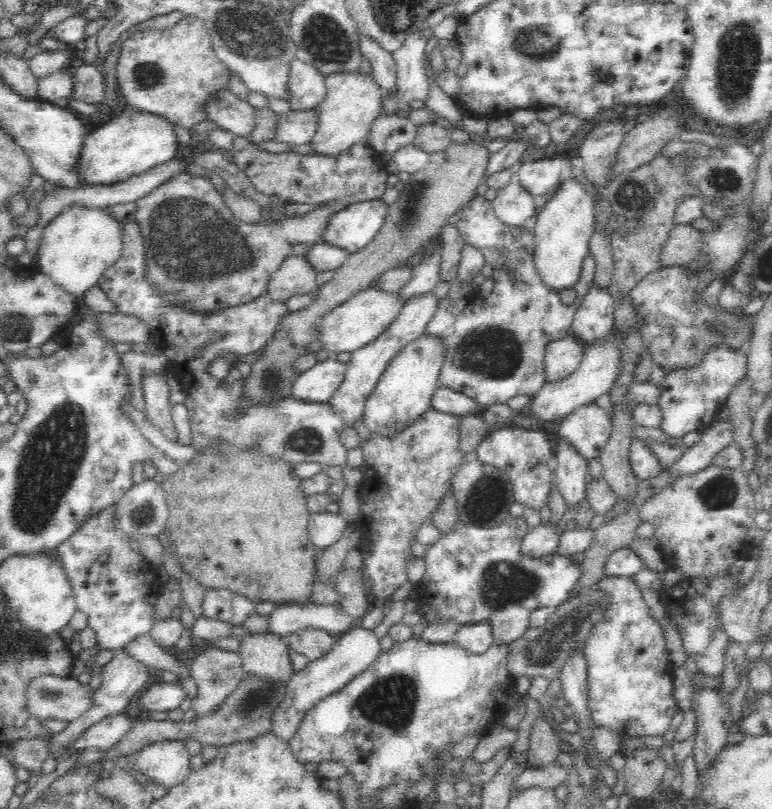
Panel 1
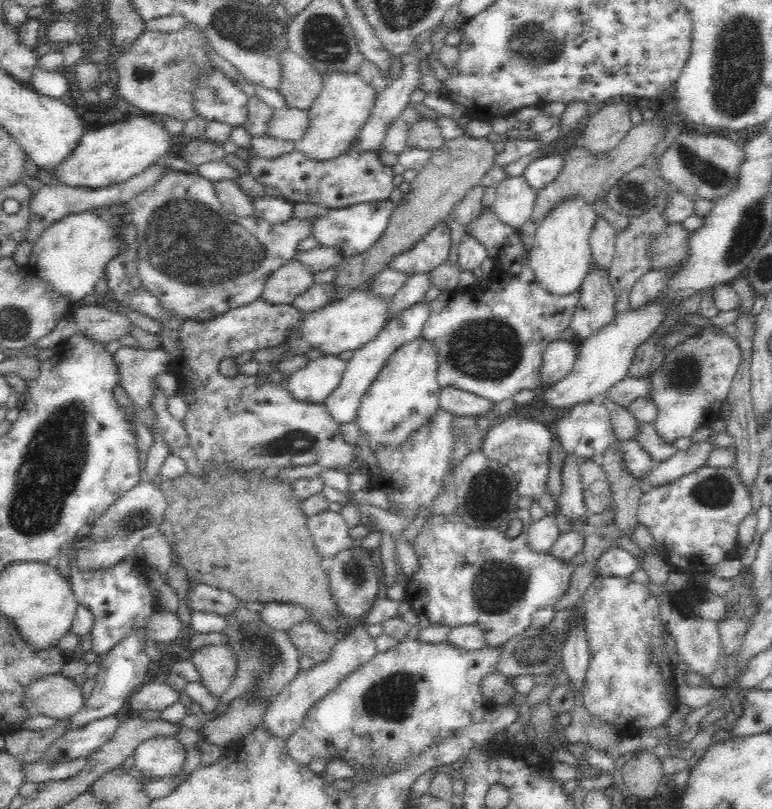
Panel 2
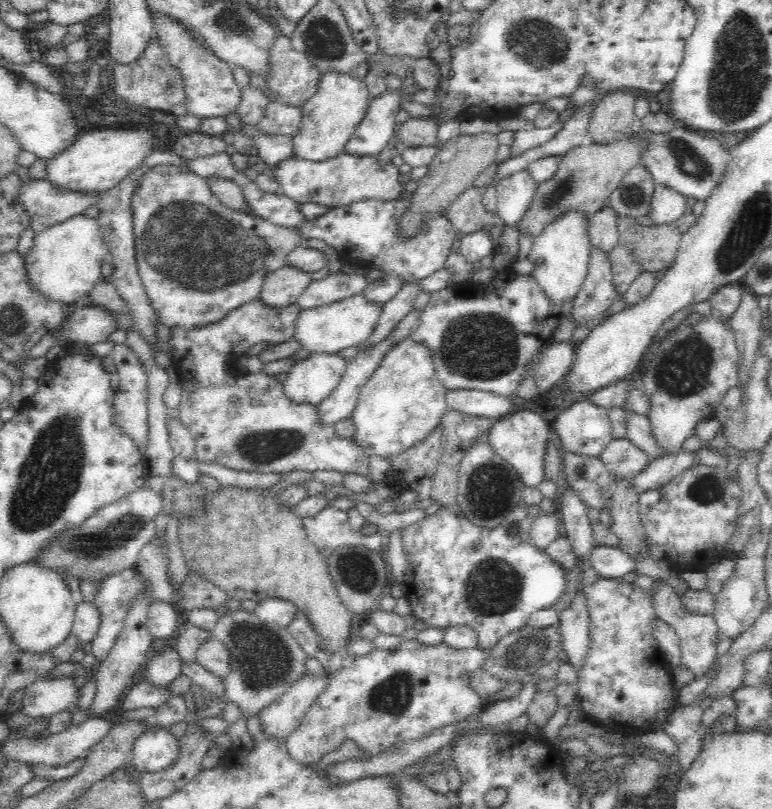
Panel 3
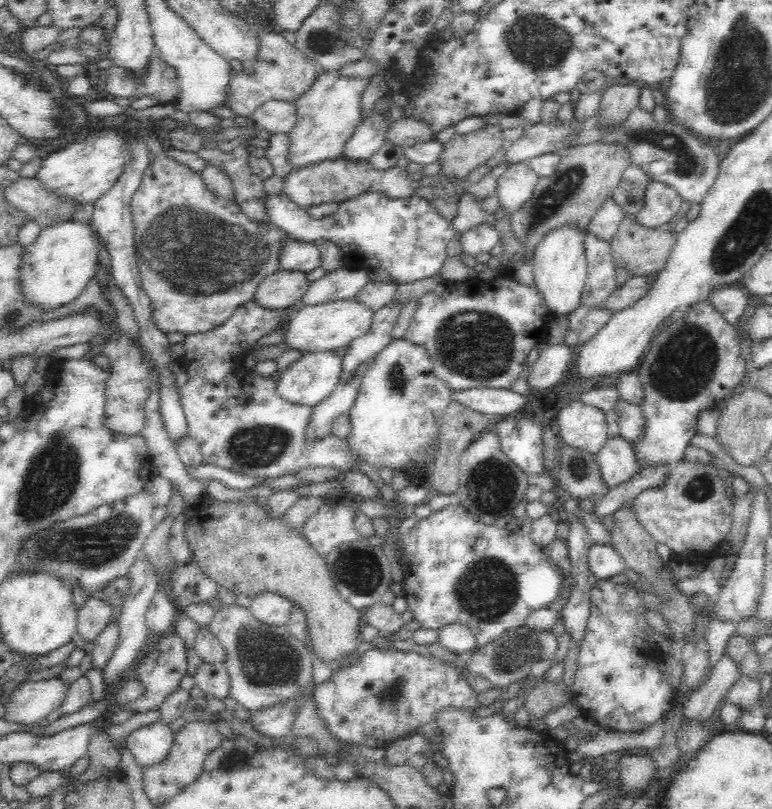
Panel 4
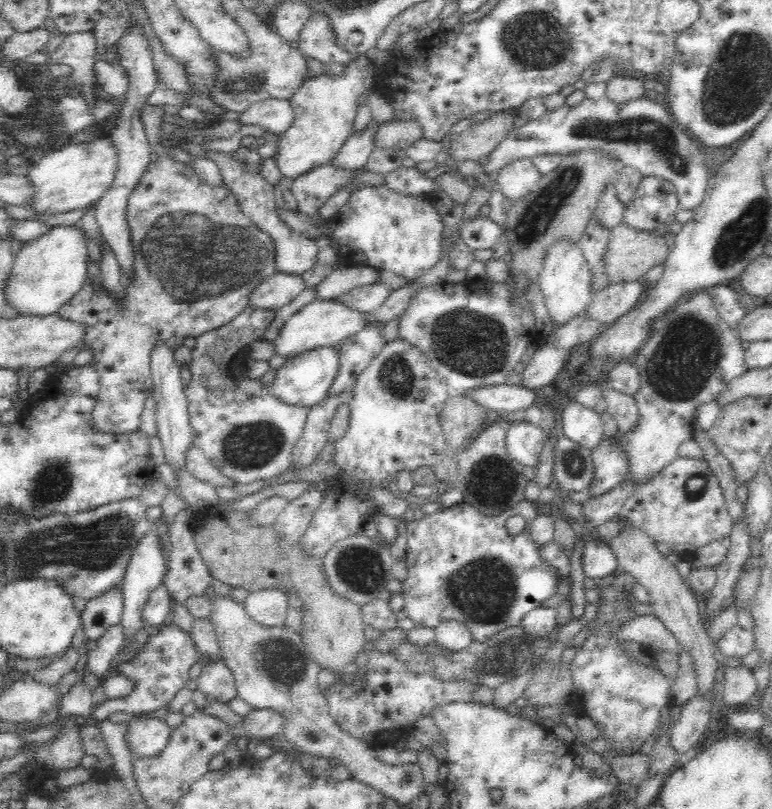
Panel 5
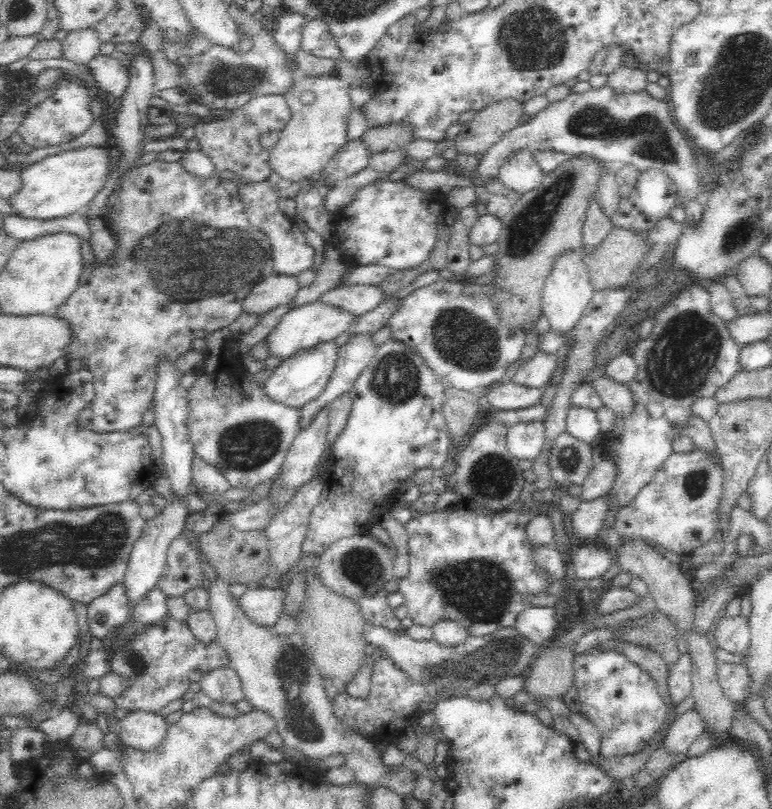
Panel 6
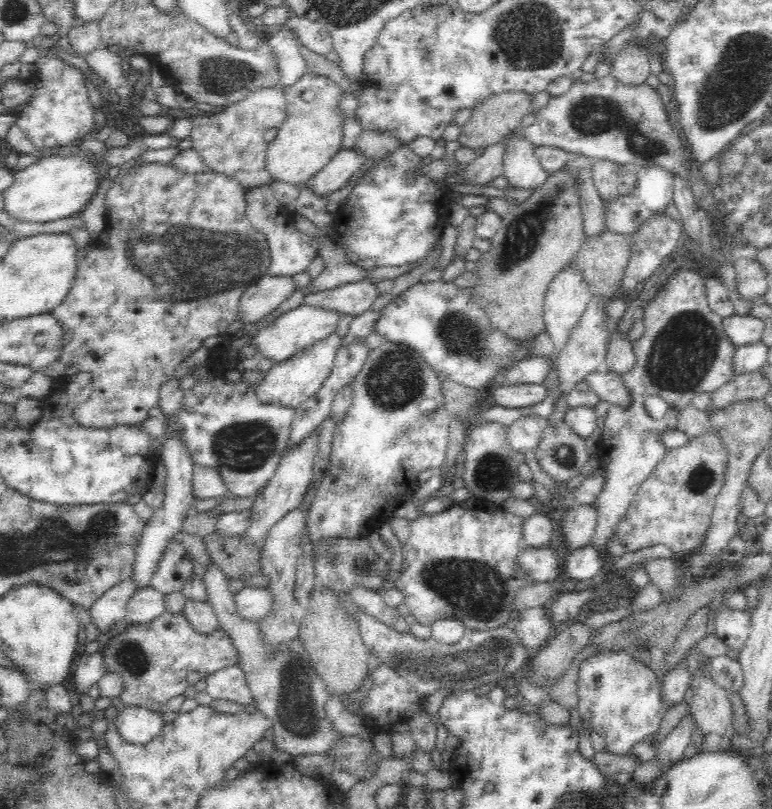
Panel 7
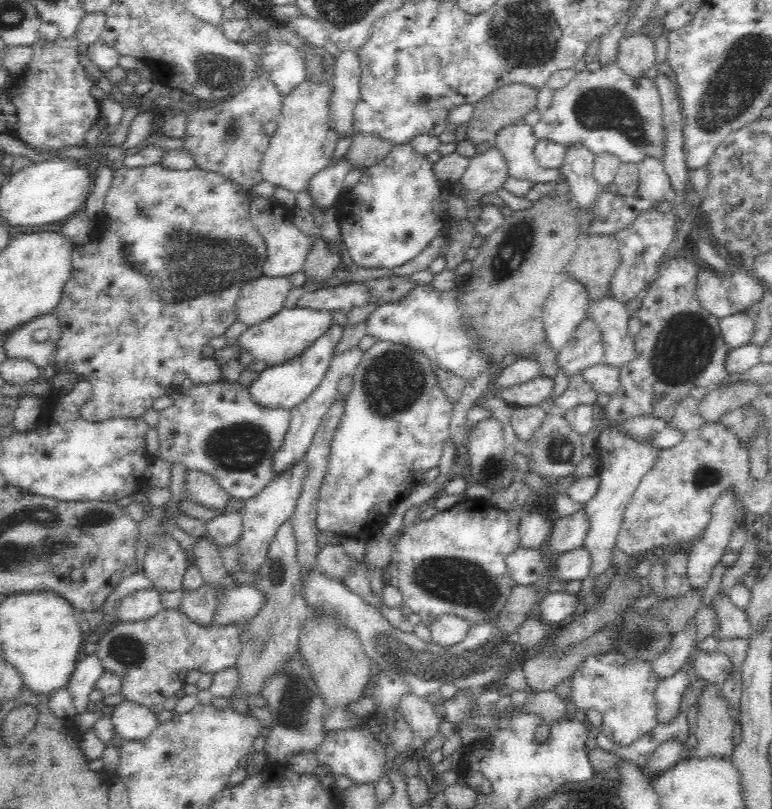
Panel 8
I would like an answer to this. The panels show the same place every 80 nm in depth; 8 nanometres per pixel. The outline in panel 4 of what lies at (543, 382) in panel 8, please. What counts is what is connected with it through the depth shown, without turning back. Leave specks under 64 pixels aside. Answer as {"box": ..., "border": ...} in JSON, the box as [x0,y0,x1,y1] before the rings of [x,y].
{"box":[452,388,528,420],"border":[[[472,388],[466,391],[452,392],[452,400],[462,402],[468,407],[486,413],[497,420],[496,416],[520,415],[528,410],[526,394],[514,392],[512,388]]]}

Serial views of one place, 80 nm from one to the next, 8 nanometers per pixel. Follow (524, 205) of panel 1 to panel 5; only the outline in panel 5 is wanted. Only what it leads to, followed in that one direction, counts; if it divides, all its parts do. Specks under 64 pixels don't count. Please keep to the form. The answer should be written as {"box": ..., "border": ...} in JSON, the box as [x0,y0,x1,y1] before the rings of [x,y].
{"box":[496,157,543,203],"border":[[[522,157],[509,162],[496,175],[499,191],[513,203],[530,192],[543,175],[532,162],[533,158]]]}

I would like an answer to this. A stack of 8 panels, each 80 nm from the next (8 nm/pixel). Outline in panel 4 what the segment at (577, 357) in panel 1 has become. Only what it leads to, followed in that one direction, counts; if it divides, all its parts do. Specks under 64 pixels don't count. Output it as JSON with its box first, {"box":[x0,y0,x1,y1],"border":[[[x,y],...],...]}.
{"box":[528,344,573,388],"border":[[[564,344],[546,346],[538,358],[532,361],[528,371],[530,388],[550,388],[556,385],[568,369],[572,361],[573,350]]]}

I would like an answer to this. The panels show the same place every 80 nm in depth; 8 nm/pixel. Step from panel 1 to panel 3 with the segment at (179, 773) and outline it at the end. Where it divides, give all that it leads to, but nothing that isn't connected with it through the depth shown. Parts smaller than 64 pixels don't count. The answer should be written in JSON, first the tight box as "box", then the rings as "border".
{"box":[130,727,178,773],"border":[[[152,727],[135,736],[130,762],[140,773],[166,768],[177,755],[178,739],[167,727]]]}

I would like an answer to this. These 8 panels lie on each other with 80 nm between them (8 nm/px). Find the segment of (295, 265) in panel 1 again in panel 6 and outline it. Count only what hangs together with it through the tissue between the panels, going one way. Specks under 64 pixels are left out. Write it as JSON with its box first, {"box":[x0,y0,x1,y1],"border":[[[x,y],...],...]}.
{"box":[242,275,299,318],"border":[[[268,275],[261,278],[242,299],[243,312],[262,318],[273,308],[291,303],[299,289],[295,276]]]}

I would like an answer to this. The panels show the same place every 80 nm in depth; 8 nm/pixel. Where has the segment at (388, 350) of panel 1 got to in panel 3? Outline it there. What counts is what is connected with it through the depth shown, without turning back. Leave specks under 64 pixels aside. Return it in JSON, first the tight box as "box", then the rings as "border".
{"box":[315,309,420,426],"border":[[[412,309],[412,311],[409,312],[409,314],[398,324],[398,327],[394,330],[394,333],[389,340],[386,340],[383,344],[369,349],[364,353],[358,353],[353,360],[348,362],[348,368],[344,372],[345,374],[340,380],[340,383],[334,388],[334,391],[328,396],[328,398],[315,406],[317,408],[317,418],[319,418],[317,422],[319,422],[321,426],[333,426],[338,421],[351,418],[354,407],[358,402],[360,388],[364,386],[369,376],[372,376],[372,373],[378,368],[380,361],[383,359],[384,354],[386,354],[386,350],[390,350],[396,342],[408,338],[410,330],[412,330],[414,324],[418,322],[418,316],[420,316],[420,310]]]}

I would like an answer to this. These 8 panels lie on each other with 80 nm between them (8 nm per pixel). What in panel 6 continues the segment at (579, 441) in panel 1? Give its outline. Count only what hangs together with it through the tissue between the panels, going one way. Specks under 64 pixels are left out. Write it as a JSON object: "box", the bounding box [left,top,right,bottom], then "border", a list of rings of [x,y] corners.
{"box":[565,405,602,444],"border":[[[572,405],[568,410],[565,430],[588,444],[599,441],[602,436],[599,421],[596,418],[596,411],[576,405]]]}

